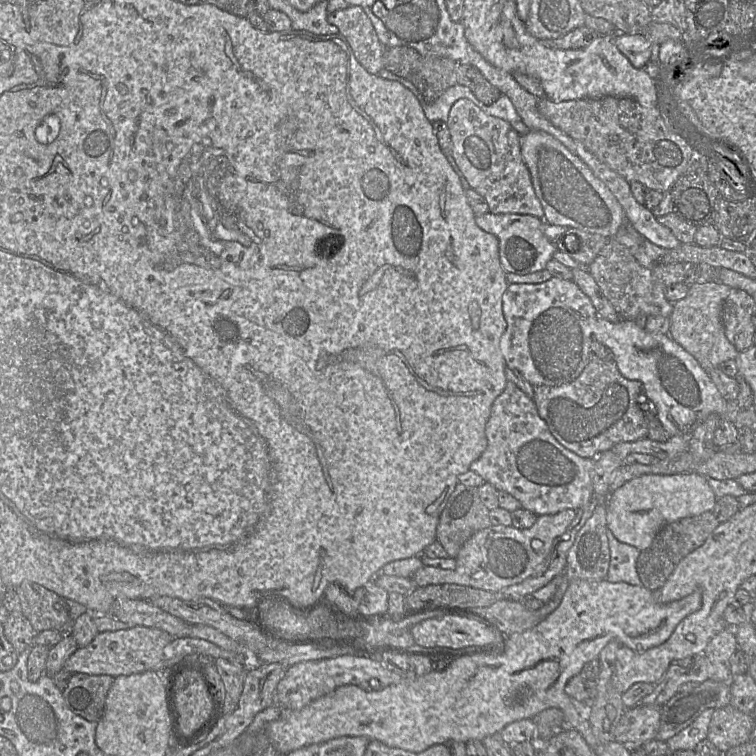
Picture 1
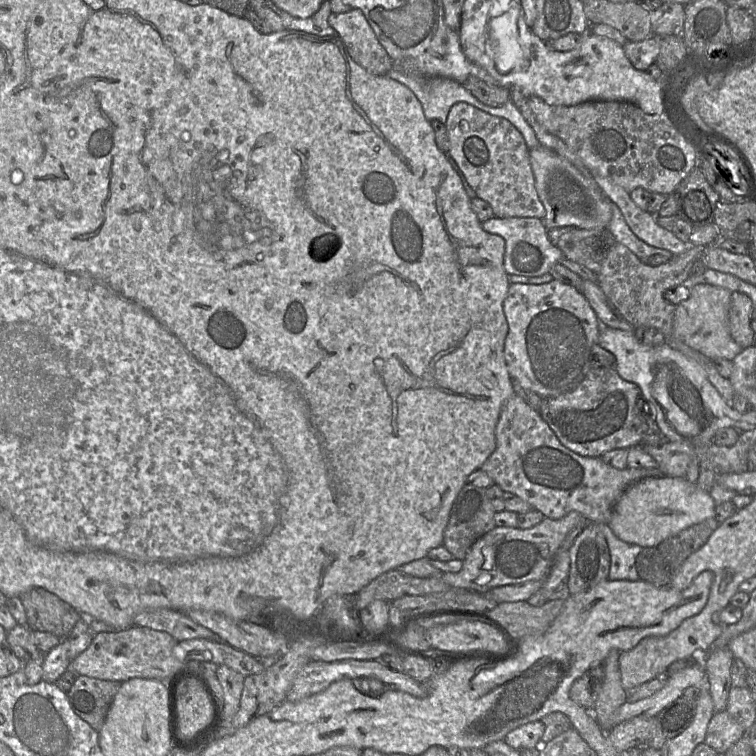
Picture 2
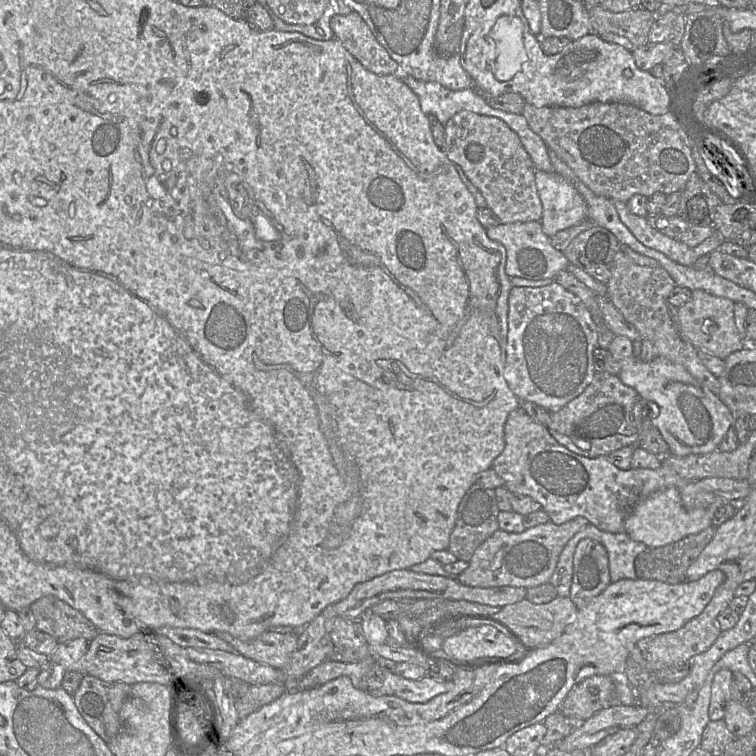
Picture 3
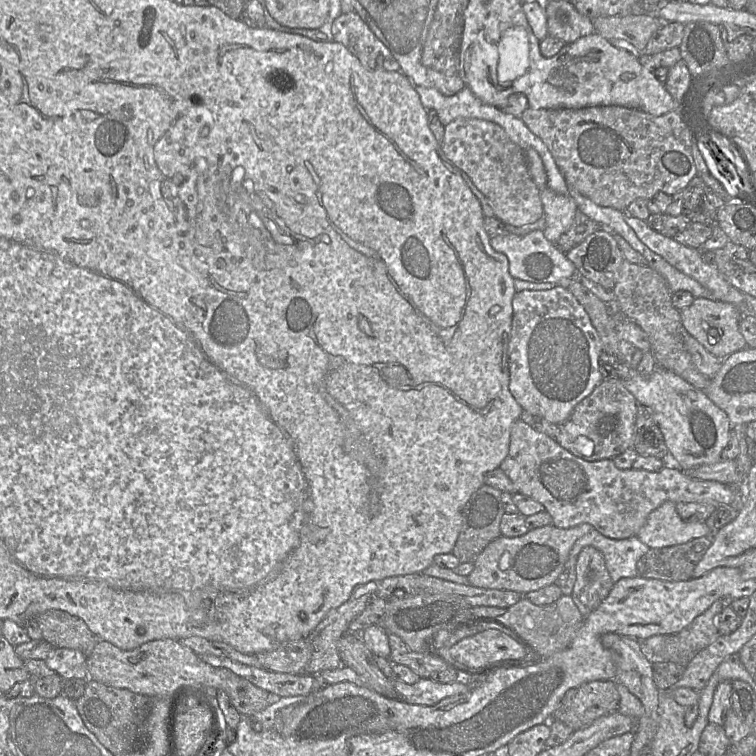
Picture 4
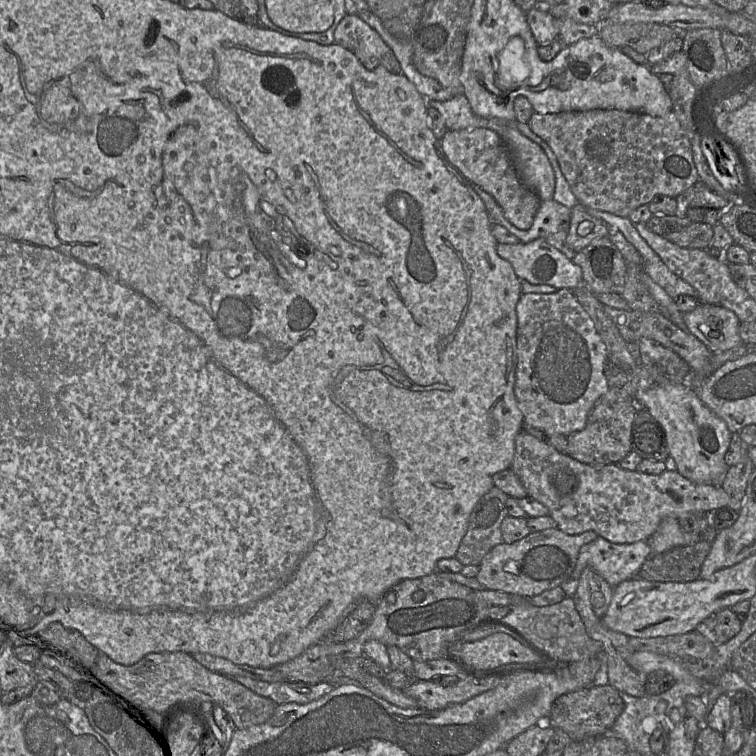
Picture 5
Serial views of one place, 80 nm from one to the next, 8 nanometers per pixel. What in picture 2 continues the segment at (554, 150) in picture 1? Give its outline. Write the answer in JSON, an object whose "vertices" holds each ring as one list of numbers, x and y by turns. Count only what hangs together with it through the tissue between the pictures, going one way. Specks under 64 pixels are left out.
{"vertices":[[540,145,529,151,535,187,545,208,543,223,549,229,574,227,605,229,612,218,611,200,595,180,587,180,567,159]]}

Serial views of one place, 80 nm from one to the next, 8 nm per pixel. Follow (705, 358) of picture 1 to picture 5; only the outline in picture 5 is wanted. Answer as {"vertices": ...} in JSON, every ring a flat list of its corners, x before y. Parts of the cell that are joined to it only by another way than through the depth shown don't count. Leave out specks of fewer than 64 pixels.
{"vertices":[[699,303,696,308,683,314,684,322,691,334,712,352,724,352,742,345,739,334,740,320,737,315,722,306]]}

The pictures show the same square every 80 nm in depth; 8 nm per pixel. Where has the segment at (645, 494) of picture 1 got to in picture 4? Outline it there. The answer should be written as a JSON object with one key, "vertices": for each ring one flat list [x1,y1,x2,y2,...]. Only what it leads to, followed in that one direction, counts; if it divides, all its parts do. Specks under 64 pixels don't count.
{"vertices":[[666,501,653,510,637,538,650,548,686,543,711,533,705,522,686,522,678,515,676,504]]}

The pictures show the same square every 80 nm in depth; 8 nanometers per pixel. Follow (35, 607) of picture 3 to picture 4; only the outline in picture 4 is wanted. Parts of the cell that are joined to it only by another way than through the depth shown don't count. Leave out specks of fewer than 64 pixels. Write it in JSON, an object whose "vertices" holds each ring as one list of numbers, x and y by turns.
{"vertices":[[48,610,39,614,36,620,41,627,43,639,53,648,76,649,87,658,101,640,82,619,63,610]]}

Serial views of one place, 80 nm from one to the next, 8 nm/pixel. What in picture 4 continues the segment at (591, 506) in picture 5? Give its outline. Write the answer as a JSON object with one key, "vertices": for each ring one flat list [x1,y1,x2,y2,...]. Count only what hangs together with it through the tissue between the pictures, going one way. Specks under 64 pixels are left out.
{"vertices":[[522,419,511,427,509,452,499,468,511,479,518,493,540,502,552,516,553,525,571,528,582,523,592,525,602,535,616,540,637,536,649,514,666,501,704,502,713,505,731,505,736,498,733,487,717,481,688,477,680,468,663,467,660,471,619,469,611,459,587,461,573,455,554,438,536,431]]}

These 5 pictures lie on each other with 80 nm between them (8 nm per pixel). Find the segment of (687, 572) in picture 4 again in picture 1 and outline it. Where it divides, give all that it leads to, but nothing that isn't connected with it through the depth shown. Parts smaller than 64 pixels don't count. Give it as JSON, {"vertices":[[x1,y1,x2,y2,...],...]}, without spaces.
{"vertices":[[707,511,663,526,656,534,652,544,642,550,637,559,637,572,642,585,652,591,661,588,679,562,700,547,719,524,713,511]]}

